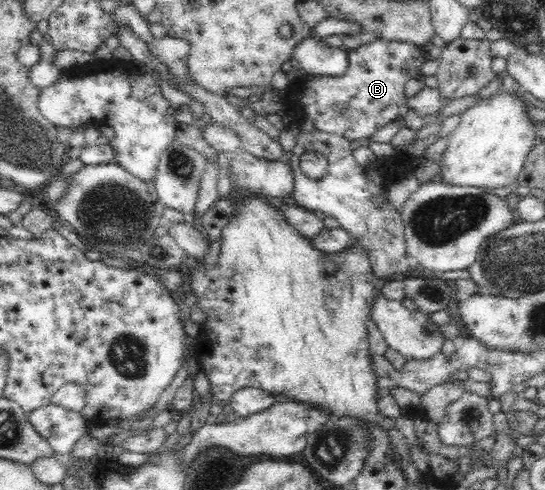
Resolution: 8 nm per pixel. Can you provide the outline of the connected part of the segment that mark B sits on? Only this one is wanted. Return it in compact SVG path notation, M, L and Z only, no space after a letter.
M378 38L362 44L358 48L346 49L348 68L346 72L336 77L306 74L302 79L290 82L282 91L284 94L294 94L294 104L301 108L305 118L309 118L316 129L322 132L346 137L349 141L370 138L386 124L400 119L409 110L404 85L411 78L421 75L420 66L424 64L426 56L420 46L407 40L380 40Z

